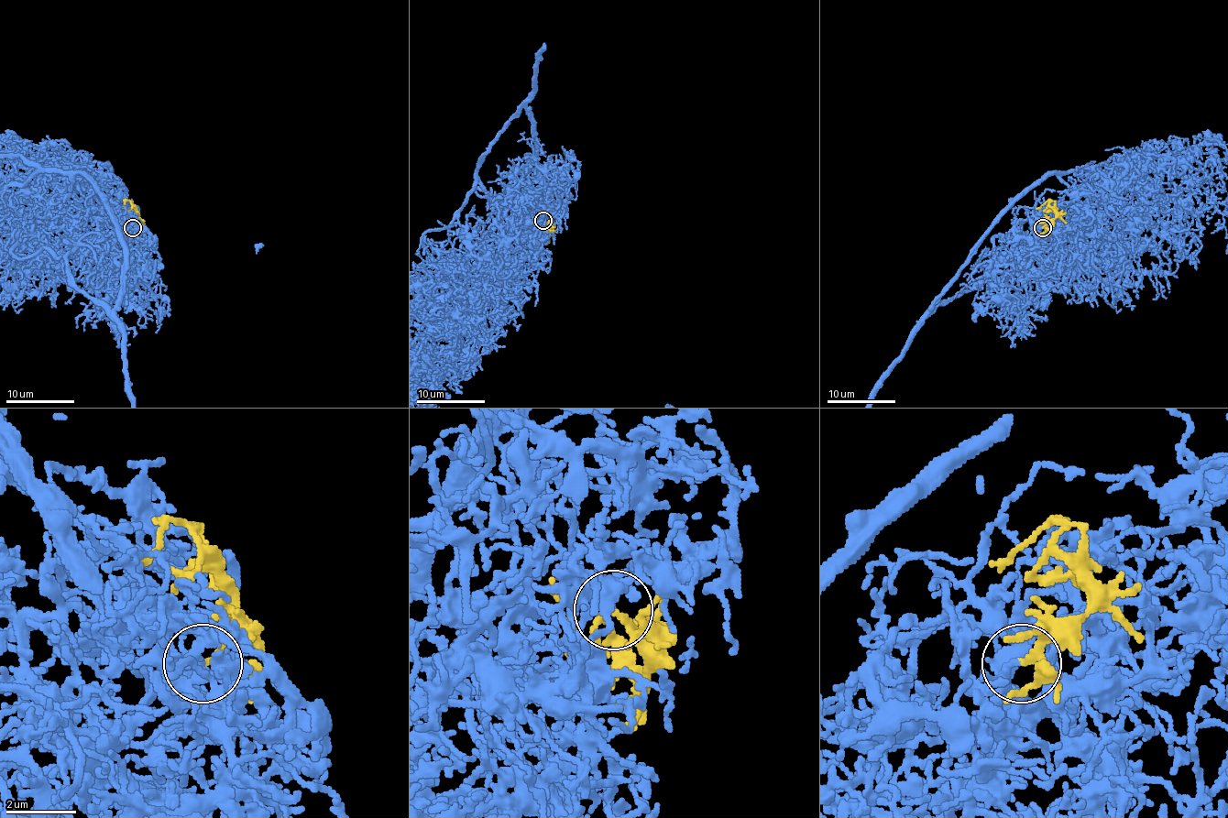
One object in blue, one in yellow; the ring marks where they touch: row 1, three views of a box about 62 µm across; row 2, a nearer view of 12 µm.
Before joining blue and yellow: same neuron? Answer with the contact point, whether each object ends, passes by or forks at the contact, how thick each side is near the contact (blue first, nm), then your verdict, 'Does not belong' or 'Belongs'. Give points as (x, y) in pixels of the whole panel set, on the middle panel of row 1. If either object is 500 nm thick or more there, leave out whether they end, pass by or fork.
Place: (542, 221). At the ring blue passes by. At the ring yellow passes by. Thickness 150 nm (blue) against 150 nm. Belongs

